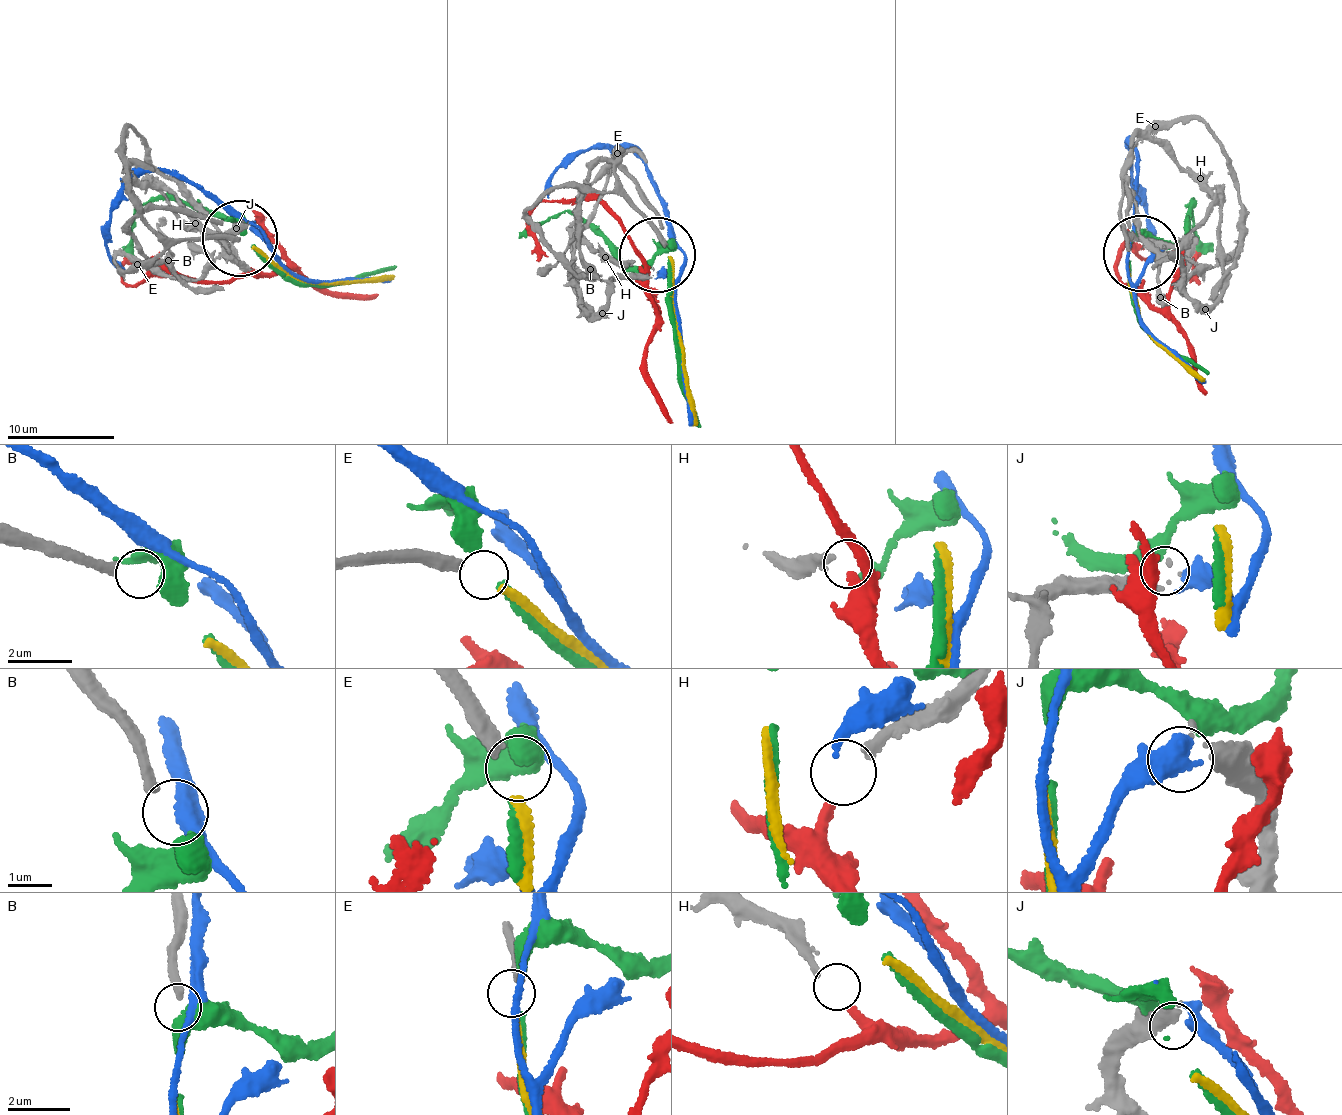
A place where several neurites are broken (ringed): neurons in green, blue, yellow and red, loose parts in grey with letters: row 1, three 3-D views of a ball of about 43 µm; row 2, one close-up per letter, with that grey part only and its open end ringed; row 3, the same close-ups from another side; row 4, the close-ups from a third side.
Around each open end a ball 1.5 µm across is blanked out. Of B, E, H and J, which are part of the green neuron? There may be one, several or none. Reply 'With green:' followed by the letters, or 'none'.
With green: B

